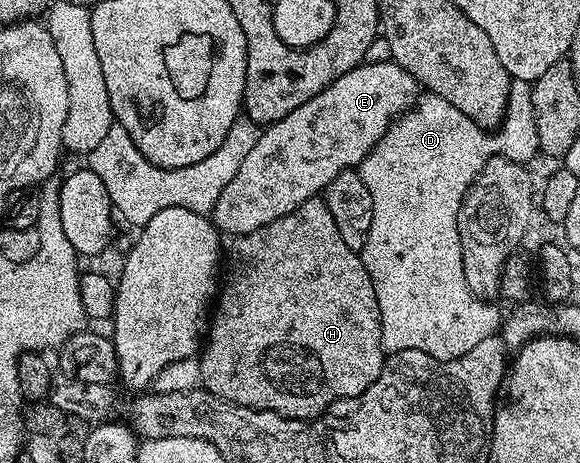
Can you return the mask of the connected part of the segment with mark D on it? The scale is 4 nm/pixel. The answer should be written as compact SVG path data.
M513 80L508 96L508 111L504 115L495 133L492 134L484 130L481 125L474 123L458 107L453 107L451 103L446 103L446 99L424 95L417 100L416 104L406 113L400 114L391 125L382 139L368 152L366 159L358 166L358 172L362 183L366 183L366 191L370 191L372 196L372 222L366 235L366 243L363 249L359 250L362 263L374 283L374 295L378 295L378 307L380 308L380 322L382 323L382 335L384 336L384 347L389 354L397 353L403 349L417 349L426 351L430 355L441 359L460 359L471 349L479 350L483 346L487 337L497 336L498 330L502 325L502 313L495 309L495 304L489 303L483 297L476 297L474 291L466 283L466 271L462 267L462 243L458 235L458 219L460 205L464 201L464 196L468 194L468 189L472 185L472 180L482 171L482 167L494 155L503 155L512 161L528 163L532 156L537 156L540 144L538 143L538 127L536 126L536 117L534 115L534 103L532 102L532 86L527 81Z

